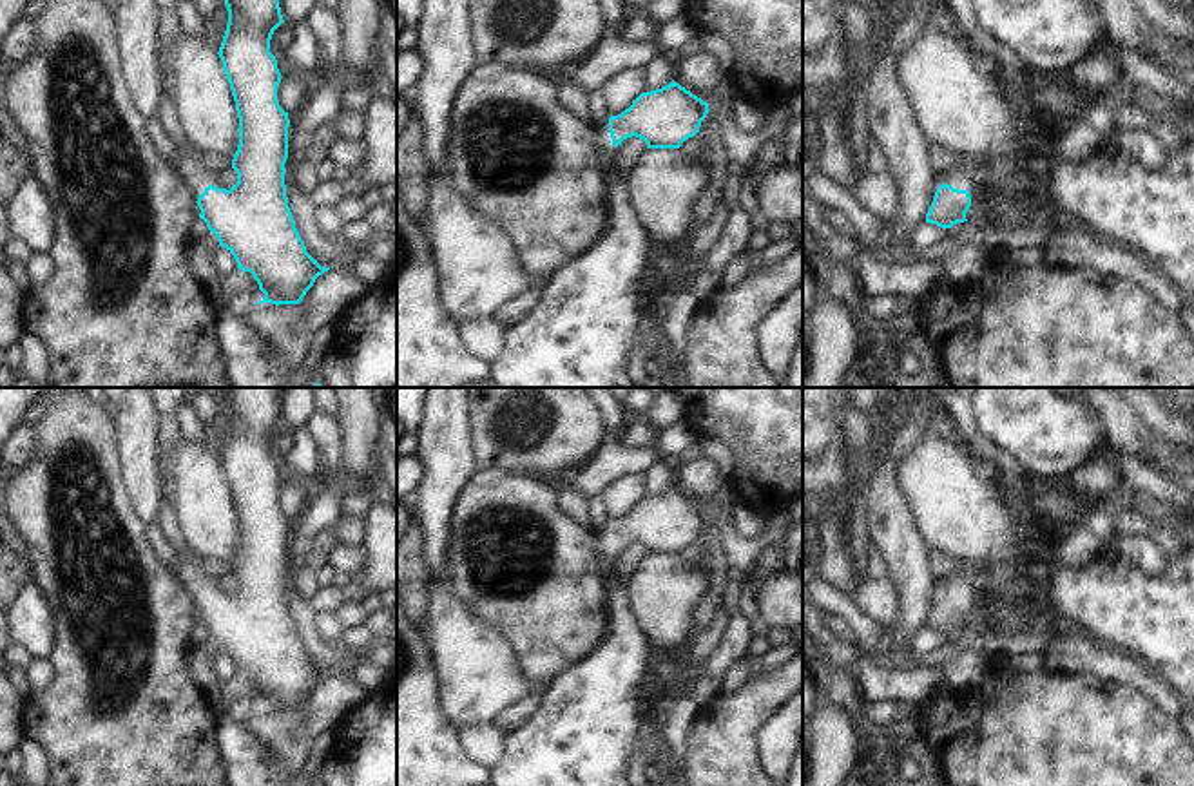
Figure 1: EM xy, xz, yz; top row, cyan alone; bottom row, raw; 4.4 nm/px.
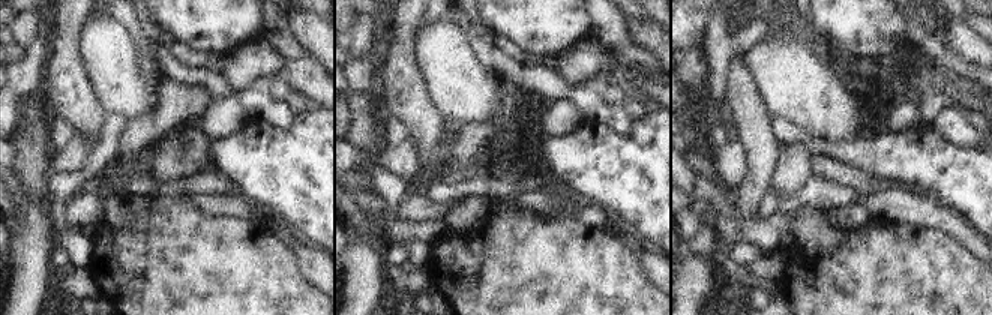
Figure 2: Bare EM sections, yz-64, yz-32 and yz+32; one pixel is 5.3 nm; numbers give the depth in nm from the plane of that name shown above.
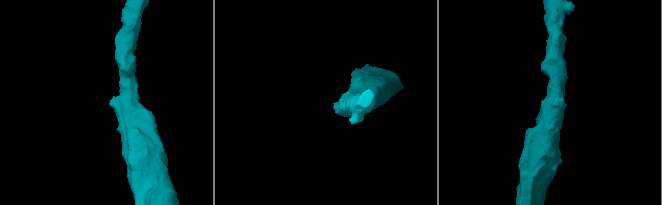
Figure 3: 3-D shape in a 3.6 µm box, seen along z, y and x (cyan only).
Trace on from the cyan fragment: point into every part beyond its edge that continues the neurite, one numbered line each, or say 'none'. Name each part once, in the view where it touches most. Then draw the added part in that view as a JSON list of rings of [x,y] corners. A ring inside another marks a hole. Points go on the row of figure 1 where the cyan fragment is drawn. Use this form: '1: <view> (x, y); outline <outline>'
1: yz (961, 178); outline [[[958,168],[946,177],[946,183],[958,190],[971,190],[971,174],[968,168]]]

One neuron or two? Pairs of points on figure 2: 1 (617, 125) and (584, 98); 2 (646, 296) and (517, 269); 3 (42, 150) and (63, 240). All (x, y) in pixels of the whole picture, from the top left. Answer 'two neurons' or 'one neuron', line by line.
1: one neuron
2: one neuron
3: two neurons

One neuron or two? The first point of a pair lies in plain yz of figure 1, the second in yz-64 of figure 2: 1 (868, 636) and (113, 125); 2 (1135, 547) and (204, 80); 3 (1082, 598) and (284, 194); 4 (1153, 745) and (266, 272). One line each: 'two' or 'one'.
1: one
2: one
3: one
4: one

